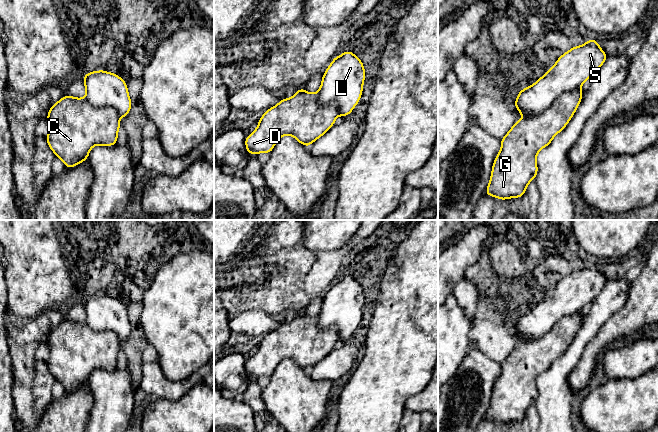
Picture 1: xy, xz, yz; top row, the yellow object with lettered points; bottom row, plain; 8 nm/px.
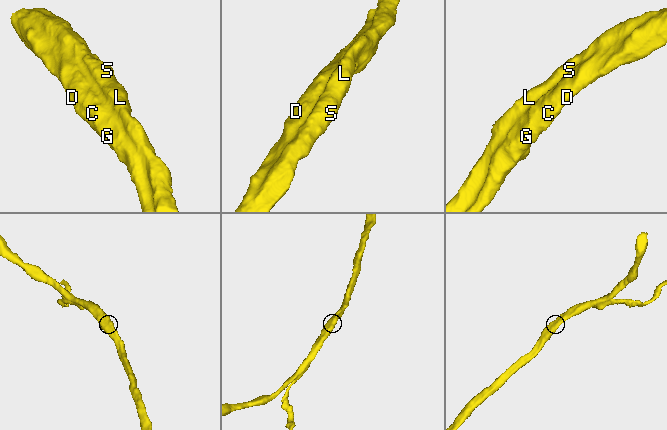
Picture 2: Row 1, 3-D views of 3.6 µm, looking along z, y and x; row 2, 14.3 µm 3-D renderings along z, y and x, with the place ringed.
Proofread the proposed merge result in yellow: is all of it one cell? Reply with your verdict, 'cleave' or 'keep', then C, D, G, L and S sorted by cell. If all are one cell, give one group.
keep; groups C D G L S

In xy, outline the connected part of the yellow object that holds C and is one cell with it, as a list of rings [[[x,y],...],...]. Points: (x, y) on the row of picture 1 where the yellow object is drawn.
[[[98,70],[88,72],[83,78],[85,98],[63,96],[53,104],[47,115],[49,133],[45,137],[48,146],[66,168],[72,168],[88,159],[93,146],[114,146],[121,127],[120,117],[127,117],[132,107],[126,82],[118,75]]]

